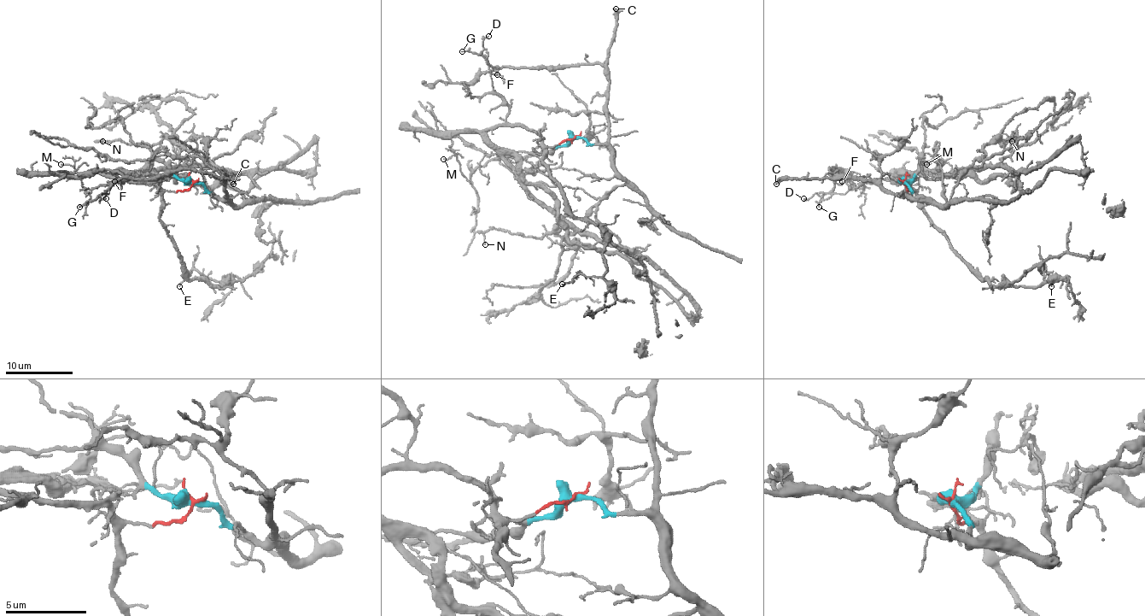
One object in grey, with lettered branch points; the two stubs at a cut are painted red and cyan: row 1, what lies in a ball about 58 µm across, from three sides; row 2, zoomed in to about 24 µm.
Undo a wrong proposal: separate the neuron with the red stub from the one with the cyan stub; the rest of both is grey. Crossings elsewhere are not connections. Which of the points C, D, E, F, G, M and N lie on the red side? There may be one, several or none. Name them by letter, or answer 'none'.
E, M

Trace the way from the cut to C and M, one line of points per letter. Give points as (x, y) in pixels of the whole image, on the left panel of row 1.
C: (192, 181), (199, 181), (220, 198), (225, 195), (224, 178), (230, 178), (232, 184)
M: (192, 181), (187, 190), (165, 191), (154, 183), (113, 179), (97, 173), (69, 178), (73, 166), (61, 164)

